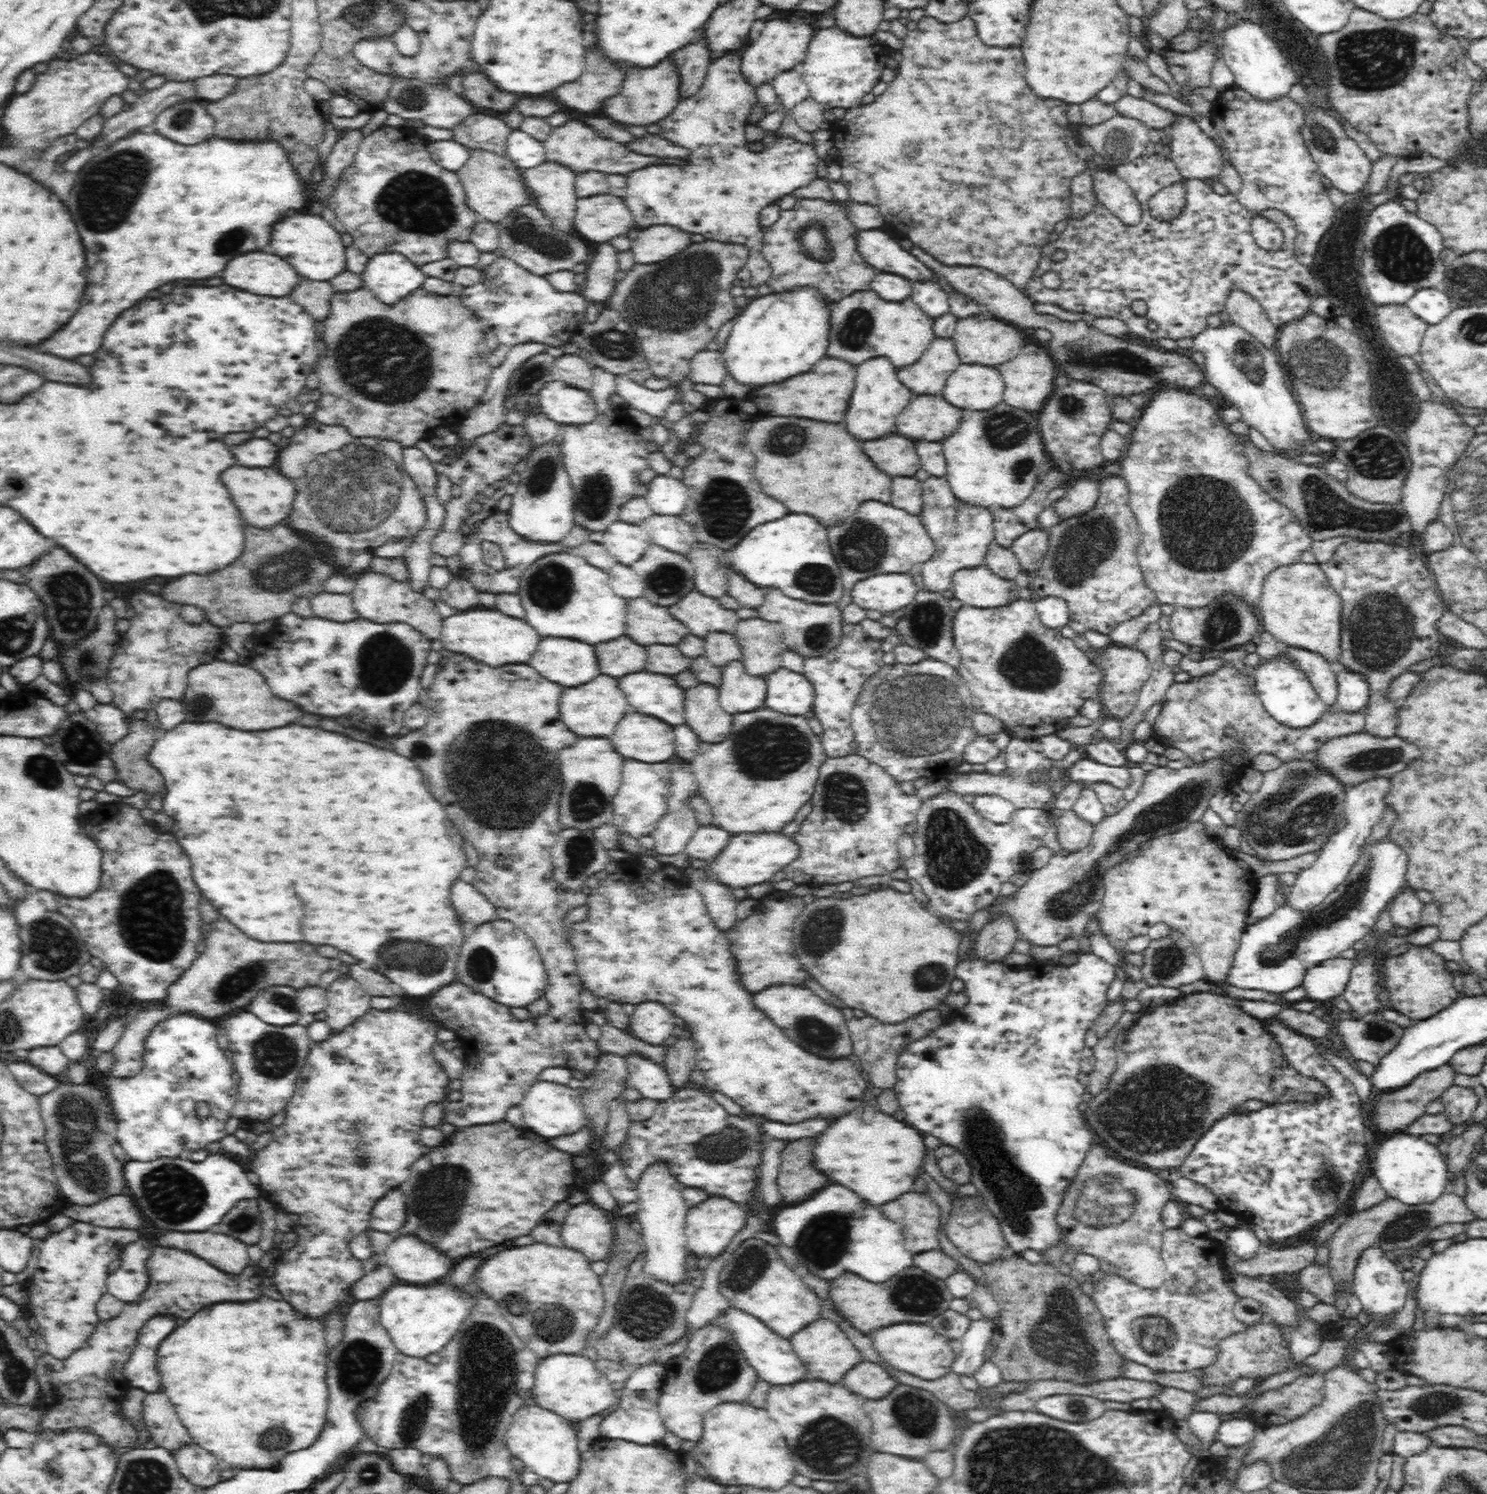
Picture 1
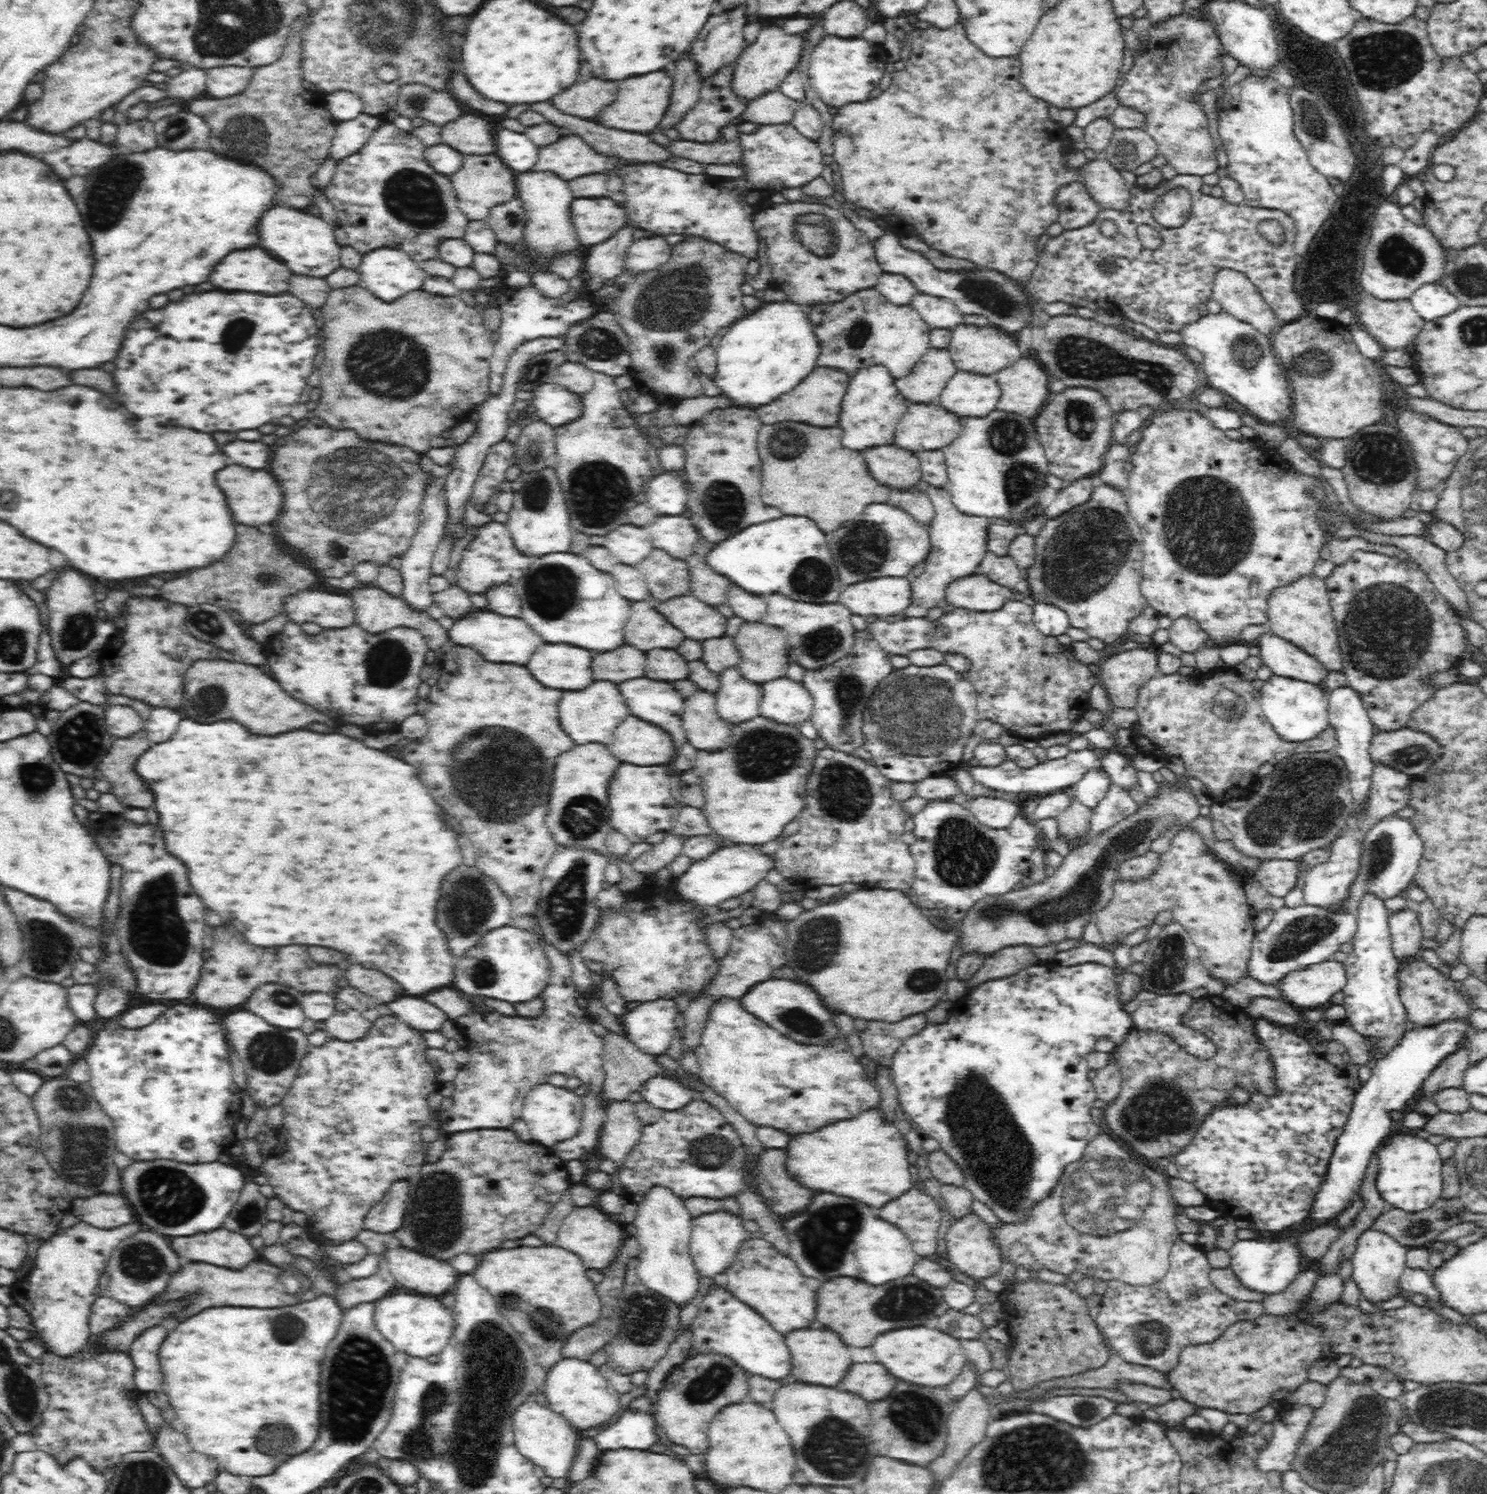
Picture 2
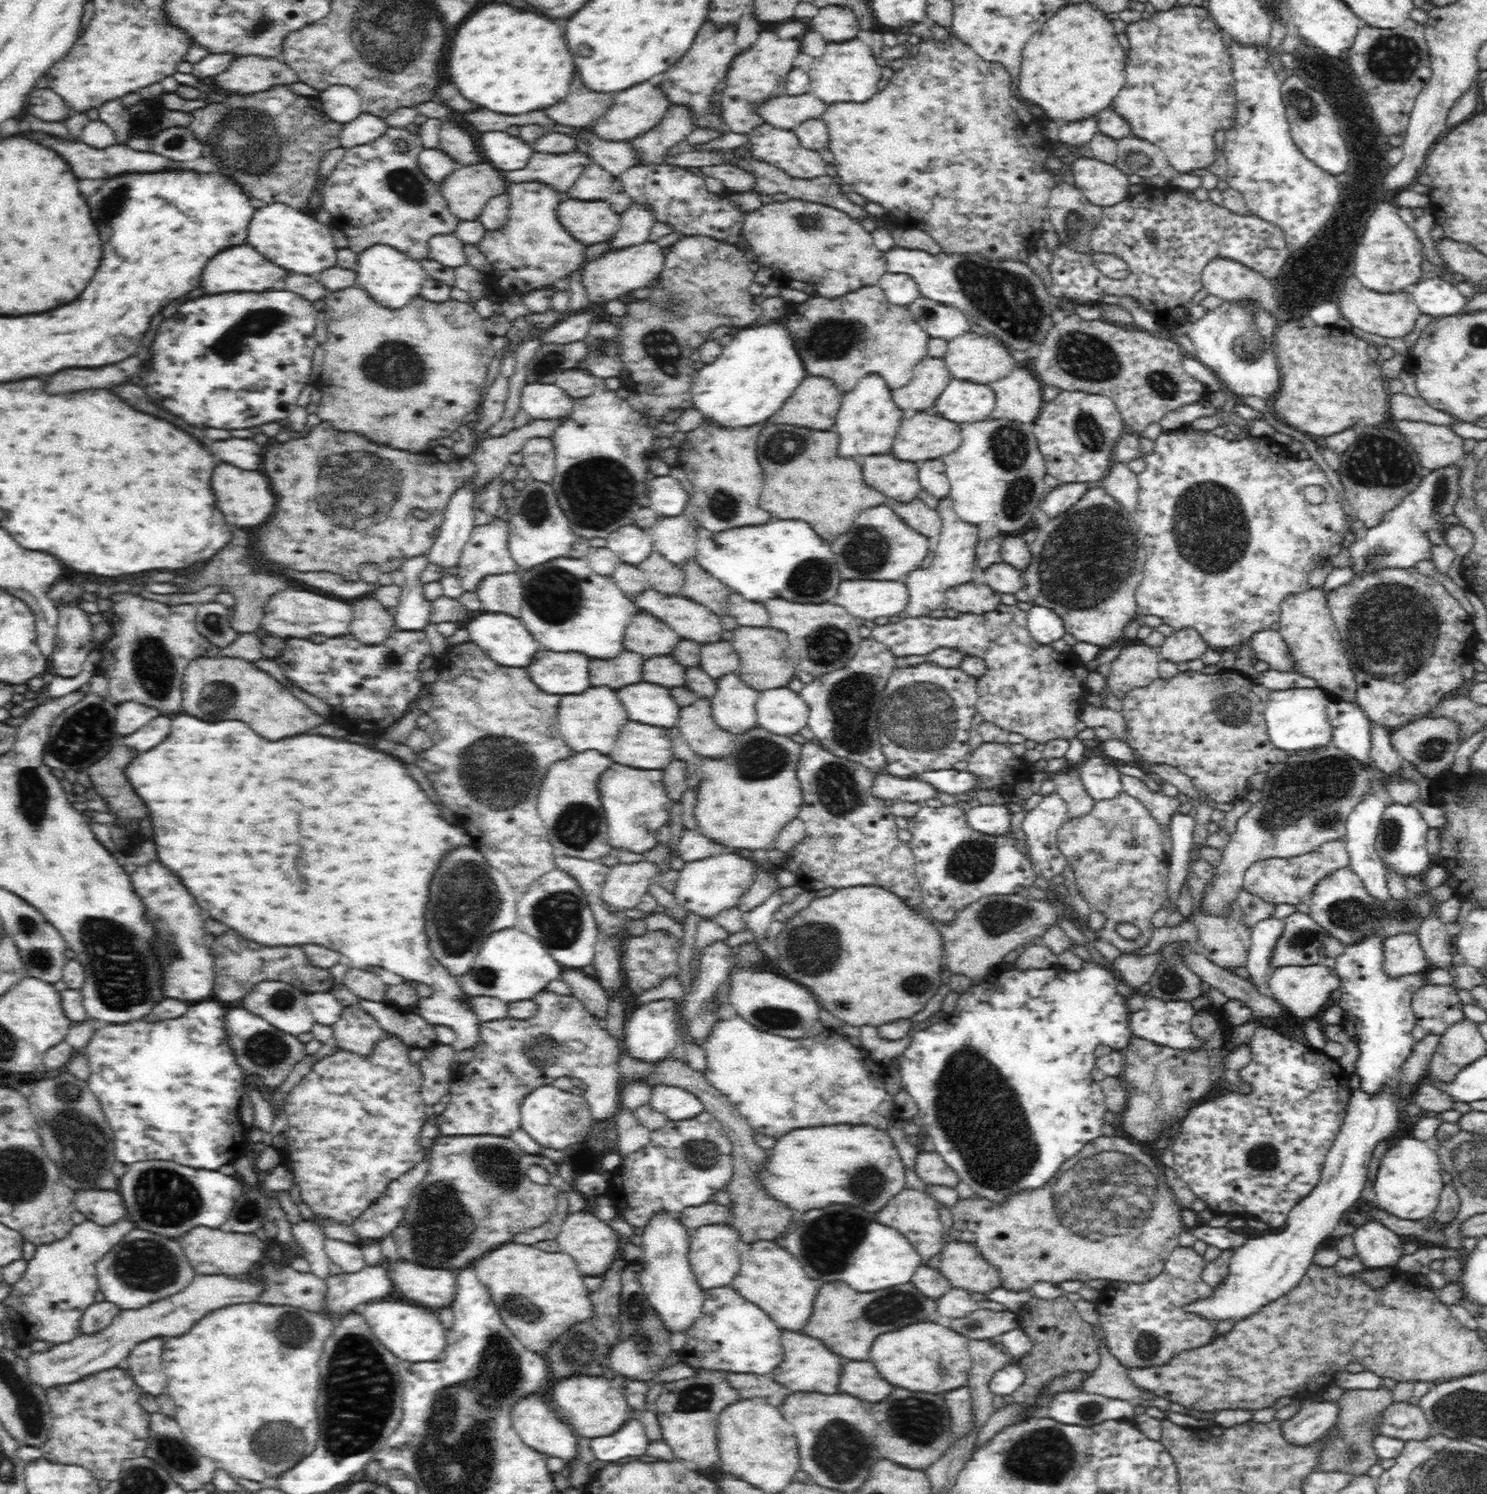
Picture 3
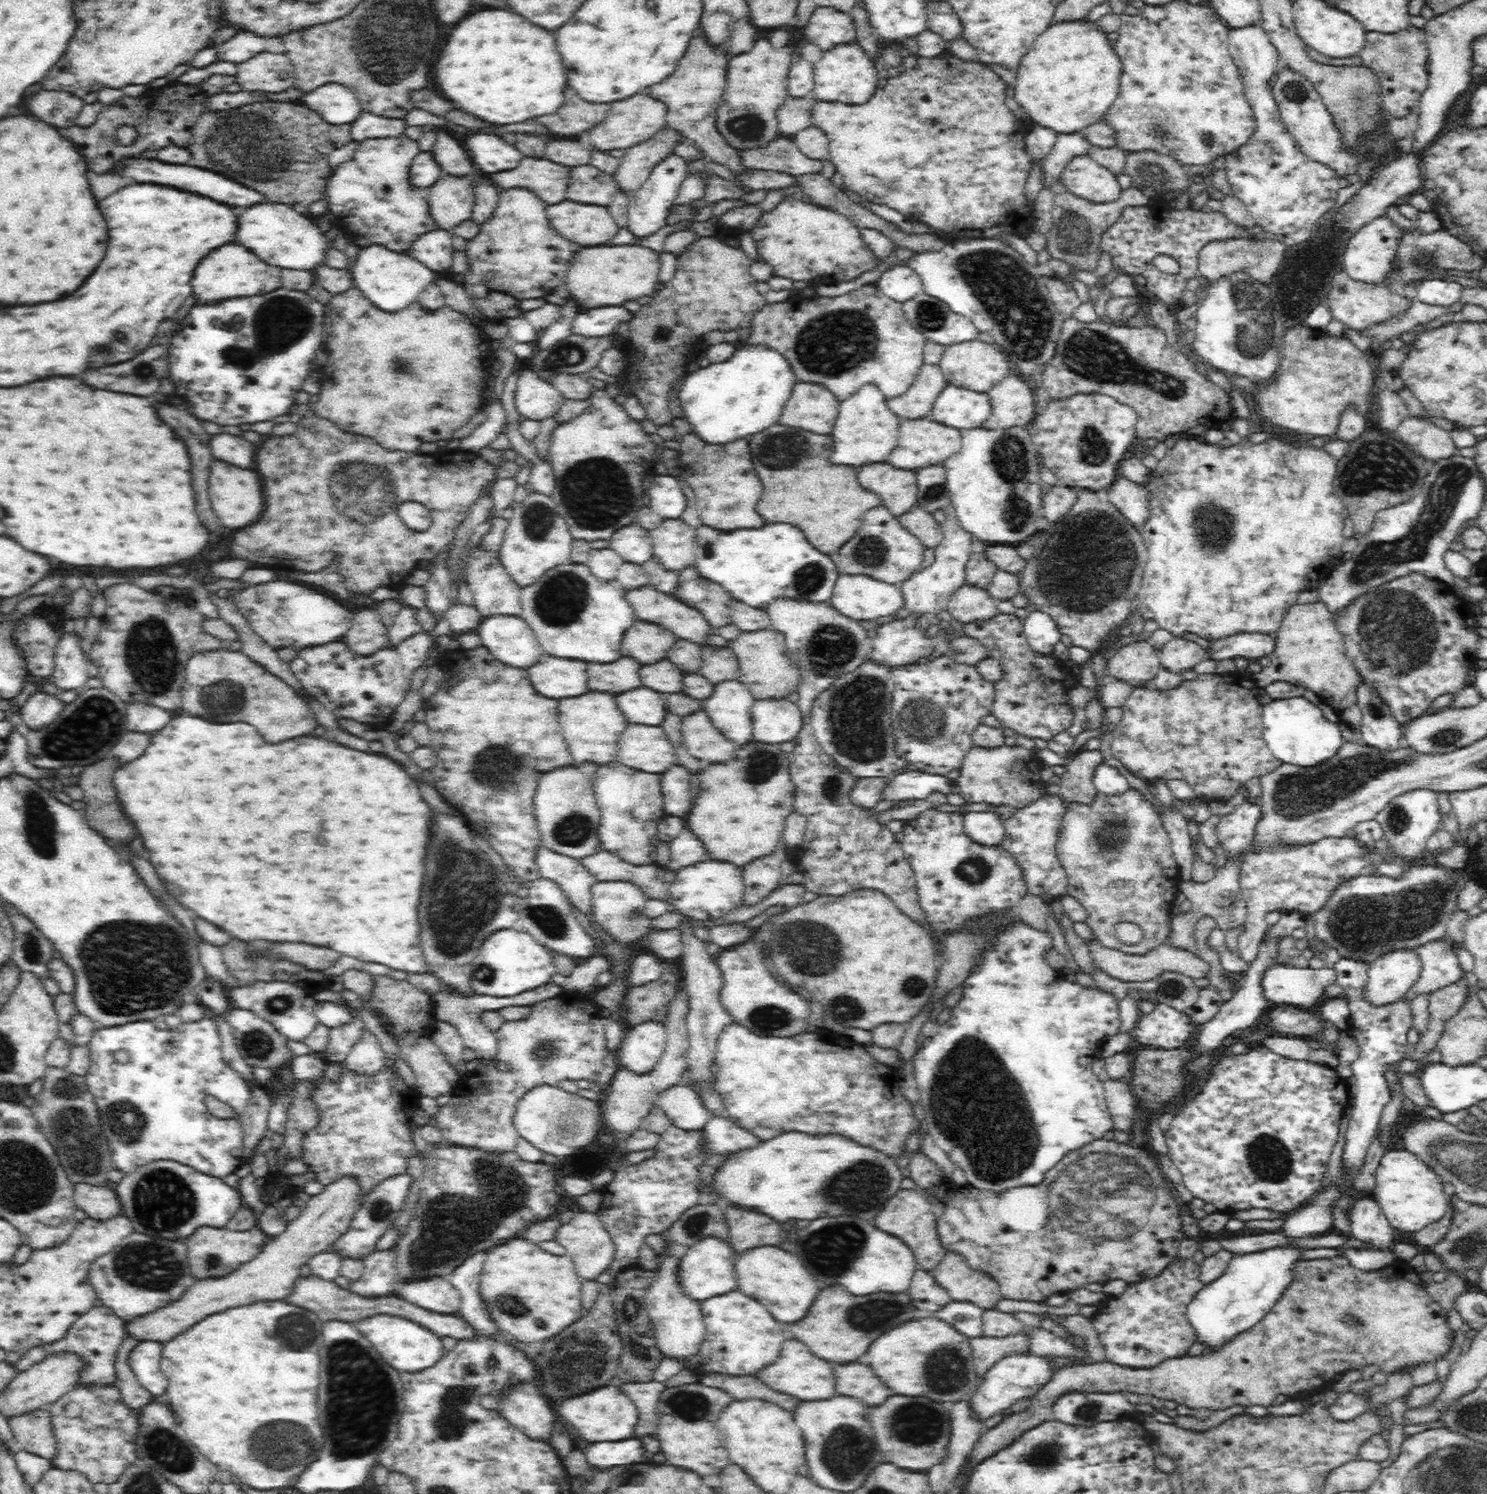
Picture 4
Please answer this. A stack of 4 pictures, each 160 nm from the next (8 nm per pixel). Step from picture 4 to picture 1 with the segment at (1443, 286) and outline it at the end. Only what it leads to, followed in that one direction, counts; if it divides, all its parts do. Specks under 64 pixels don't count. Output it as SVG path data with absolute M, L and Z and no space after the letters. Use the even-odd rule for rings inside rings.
M1437 287L1417 290L1406 304L1429 325L1440 322L1453 309L1451 298Z

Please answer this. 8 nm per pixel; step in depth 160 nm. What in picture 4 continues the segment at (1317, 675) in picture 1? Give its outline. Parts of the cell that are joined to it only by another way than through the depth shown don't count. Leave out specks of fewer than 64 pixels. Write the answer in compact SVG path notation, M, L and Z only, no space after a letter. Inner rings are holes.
M1236 633L1210 644L1209 657L1214 661L1235 658L1260 659L1274 651L1275 638L1262 633Z

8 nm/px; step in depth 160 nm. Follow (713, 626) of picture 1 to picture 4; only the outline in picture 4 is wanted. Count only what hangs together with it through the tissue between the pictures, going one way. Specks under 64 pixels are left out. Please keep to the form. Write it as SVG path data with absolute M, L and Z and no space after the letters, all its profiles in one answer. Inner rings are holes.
M636 588L626 592L626 600L634 608L638 620L660 624L682 640L700 644L710 634L709 625L702 614L678 602L670 594L662 594L650 588Z

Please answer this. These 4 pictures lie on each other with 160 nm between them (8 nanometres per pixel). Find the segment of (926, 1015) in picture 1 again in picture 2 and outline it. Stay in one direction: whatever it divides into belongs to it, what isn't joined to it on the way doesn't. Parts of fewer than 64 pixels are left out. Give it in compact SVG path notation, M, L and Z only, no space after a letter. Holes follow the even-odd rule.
M922 1014L901 1018L898 1022L868 1022L868 1030L858 1033L865 1055L878 1066L891 1067L897 1048L910 1036L924 1030L927 1020Z

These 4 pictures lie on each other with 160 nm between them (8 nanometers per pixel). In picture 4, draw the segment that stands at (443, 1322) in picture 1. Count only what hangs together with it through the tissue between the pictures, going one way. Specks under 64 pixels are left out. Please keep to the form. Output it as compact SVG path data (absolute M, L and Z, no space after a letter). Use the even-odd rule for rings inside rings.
M384 1314L366 1317L353 1322L358 1332L374 1345L376 1352L386 1361L391 1369L402 1373L422 1373L432 1368L442 1357L443 1346L441 1338L418 1323L384 1316Z

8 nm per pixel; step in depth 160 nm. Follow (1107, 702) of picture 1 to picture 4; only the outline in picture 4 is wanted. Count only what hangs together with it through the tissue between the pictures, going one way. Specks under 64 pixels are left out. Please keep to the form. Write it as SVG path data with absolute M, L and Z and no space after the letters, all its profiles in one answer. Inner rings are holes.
M1126 640L1120 650L1110 656L1107 674L1132 684L1140 684L1156 678L1161 669L1159 650L1154 649L1147 640Z

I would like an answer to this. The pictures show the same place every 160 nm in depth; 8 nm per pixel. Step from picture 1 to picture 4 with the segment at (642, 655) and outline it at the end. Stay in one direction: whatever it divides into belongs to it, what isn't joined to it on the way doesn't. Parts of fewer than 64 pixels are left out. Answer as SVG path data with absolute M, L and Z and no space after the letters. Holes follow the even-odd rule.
M622 658L614 664L588 664L588 688L598 692L626 692L642 686L638 678L638 662Z

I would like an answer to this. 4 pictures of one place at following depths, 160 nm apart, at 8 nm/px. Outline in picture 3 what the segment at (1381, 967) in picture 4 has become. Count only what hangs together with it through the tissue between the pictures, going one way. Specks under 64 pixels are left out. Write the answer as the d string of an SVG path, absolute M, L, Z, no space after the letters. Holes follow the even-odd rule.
M1400 935L1382 943L1382 971L1388 979L1427 973L1428 961L1418 940L1418 937Z

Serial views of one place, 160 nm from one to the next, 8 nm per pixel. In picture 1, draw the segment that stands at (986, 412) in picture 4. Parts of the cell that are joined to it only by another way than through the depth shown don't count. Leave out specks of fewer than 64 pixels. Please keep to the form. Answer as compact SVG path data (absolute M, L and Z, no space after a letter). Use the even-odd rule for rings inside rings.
M960 365L950 376L941 396L962 410L992 410L1002 403L1005 389L997 367Z

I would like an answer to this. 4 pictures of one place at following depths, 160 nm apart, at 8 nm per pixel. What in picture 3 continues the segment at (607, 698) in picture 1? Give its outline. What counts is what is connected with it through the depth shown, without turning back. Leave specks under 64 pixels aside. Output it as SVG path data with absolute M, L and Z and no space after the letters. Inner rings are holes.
M598 686L582 694L562 696L560 710L558 710L558 728L572 753L593 750L608 757L614 750L621 728L626 724L626 718L626 710L622 710L616 692L612 688Z

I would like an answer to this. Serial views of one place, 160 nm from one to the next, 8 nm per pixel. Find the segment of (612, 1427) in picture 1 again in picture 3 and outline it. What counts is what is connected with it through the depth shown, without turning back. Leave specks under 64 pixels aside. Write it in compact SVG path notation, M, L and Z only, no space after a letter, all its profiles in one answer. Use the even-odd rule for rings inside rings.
M631 1418L612 1436L591 1439L590 1447L595 1458L607 1464L644 1456L649 1443L640 1421Z

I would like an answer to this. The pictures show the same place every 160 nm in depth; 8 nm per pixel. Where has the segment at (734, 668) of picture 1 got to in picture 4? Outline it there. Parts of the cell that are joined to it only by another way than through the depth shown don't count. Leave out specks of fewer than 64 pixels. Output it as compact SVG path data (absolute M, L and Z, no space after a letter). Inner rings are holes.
M726 681L713 685L710 696L702 699L702 712L710 718L712 725L728 740L736 744L748 744L752 742L751 708L754 697L746 688L746 685L736 681Z

